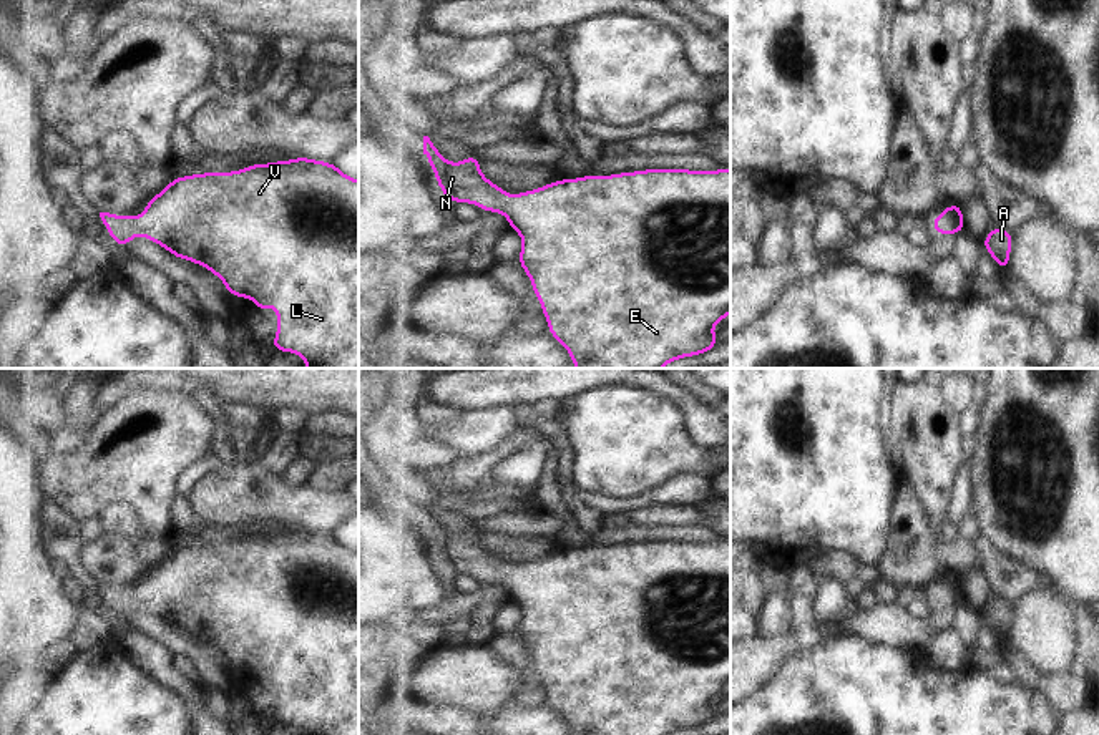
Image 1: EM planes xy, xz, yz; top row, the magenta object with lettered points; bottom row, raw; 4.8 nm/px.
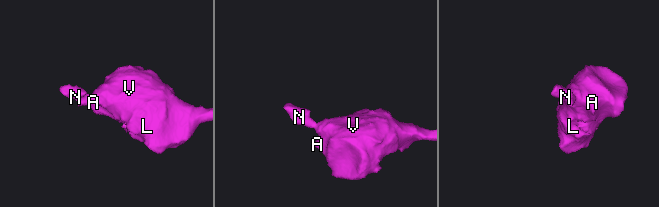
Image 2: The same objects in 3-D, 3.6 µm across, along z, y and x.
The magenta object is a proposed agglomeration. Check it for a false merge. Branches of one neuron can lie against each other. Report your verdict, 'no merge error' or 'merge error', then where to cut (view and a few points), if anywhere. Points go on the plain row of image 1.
no merge error; cut none

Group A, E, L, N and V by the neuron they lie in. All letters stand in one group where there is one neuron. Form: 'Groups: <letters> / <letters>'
Groups: A E L N V.

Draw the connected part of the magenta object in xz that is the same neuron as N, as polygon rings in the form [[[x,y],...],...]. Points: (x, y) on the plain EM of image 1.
[[[423,508],[423,526],[448,574],[471,574],[503,584],[523,609],[516,627],[550,695],[548,705],[571,725],[573,735],[671,735],[716,720],[712,697],[730,685],[730,541],[644,541],[613,548],[559,551],[518,564],[513,571],[483,549],[480,529],[448,534]]]

